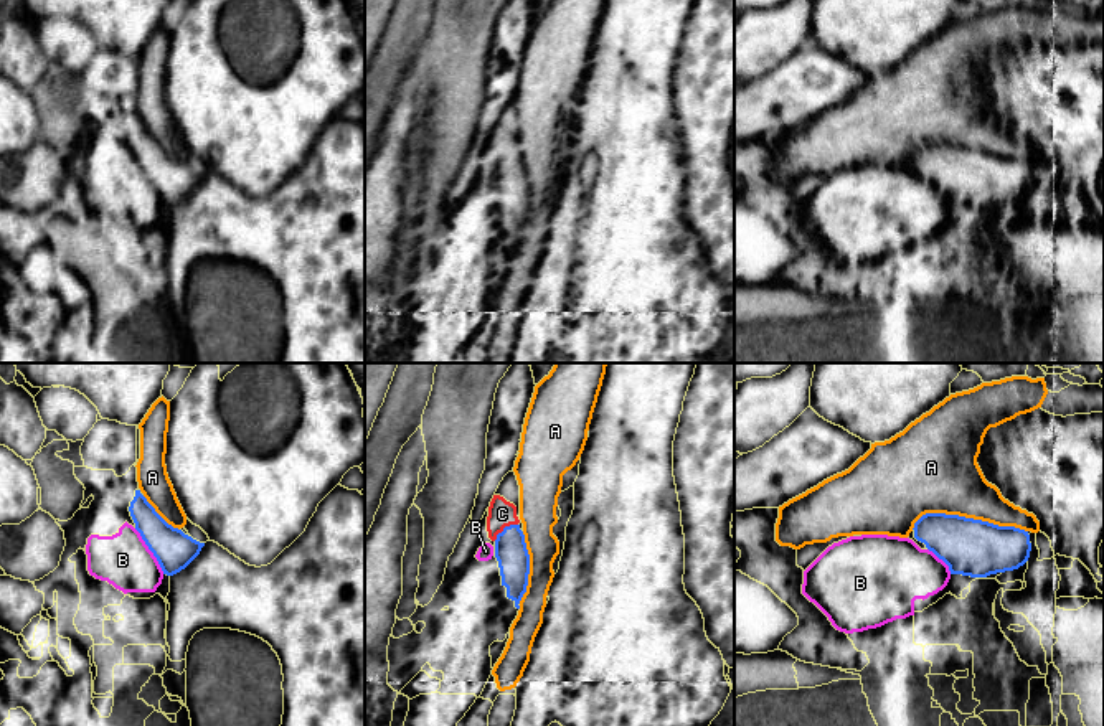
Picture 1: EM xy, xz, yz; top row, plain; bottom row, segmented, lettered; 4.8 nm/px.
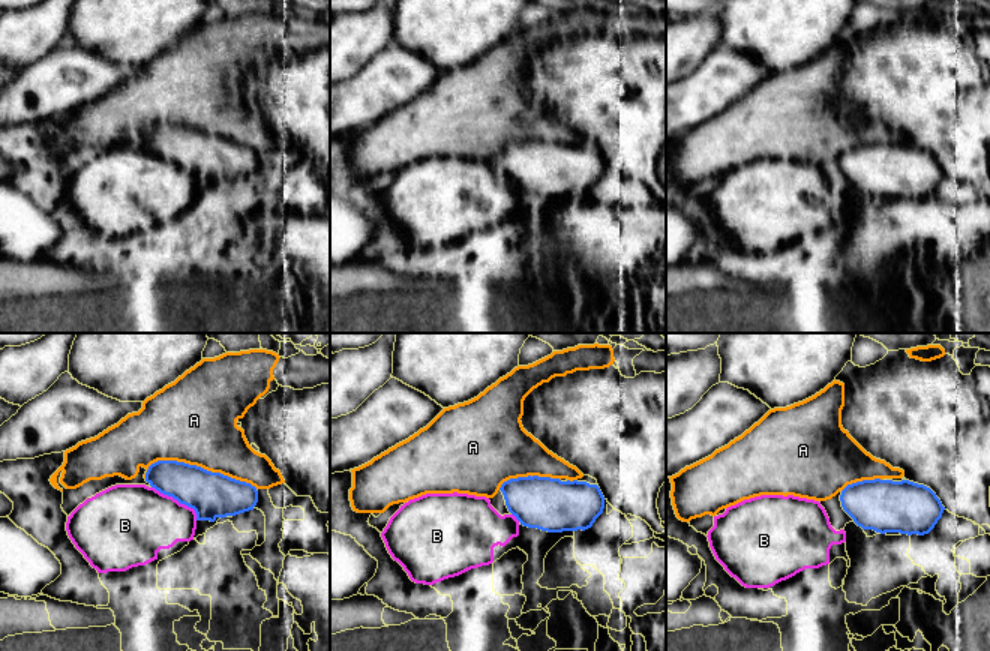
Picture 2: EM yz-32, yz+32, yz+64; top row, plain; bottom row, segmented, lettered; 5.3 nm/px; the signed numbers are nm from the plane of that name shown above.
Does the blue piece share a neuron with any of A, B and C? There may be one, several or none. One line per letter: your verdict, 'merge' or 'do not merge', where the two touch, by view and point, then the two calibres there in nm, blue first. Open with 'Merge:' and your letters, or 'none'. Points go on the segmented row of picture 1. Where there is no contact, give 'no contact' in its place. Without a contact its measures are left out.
Merge: C
A: do not merge | yz (969, 518) | 280/360 nm
B: do not merge | xy (150, 550) | 190/260 nm
C: merge | xz (504, 528) | 160/130 nm

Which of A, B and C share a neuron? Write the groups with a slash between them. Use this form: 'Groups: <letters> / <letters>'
Groups: A / B / C

